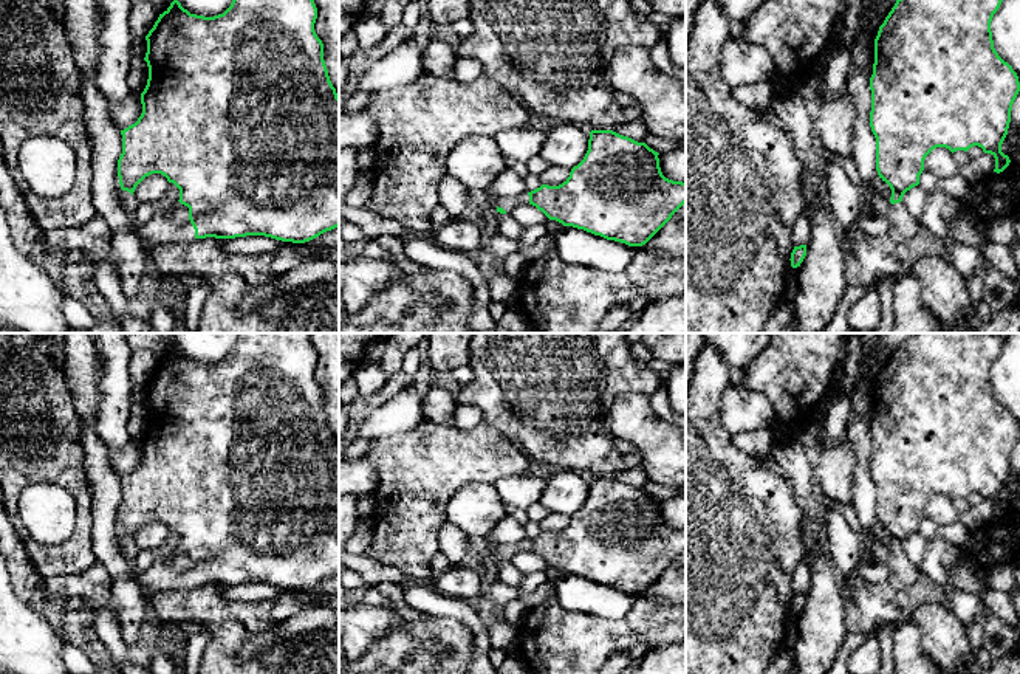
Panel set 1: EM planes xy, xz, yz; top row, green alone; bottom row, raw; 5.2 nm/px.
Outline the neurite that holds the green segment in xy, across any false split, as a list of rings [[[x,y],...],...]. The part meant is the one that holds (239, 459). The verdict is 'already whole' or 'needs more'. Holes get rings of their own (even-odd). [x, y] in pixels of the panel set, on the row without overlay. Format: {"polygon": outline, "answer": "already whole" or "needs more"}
{"polygon": [[[238,333],[231,353],[218,363],[190,361],[175,347],[159,361],[145,383],[149,426],[141,440],[142,460],[138,468],[121,477],[122,500],[118,507],[118,524],[122,538],[133,542],[136,533],[152,521],[161,521],[180,536],[180,547],[161,558],[144,573],[136,575],[142,595],[149,600],[161,590],[195,586],[235,586],[265,583],[282,589],[305,590],[339,573],[339,443],[323,407],[323,390],[314,378],[317,355],[310,333]]], "answer": "needs more"}

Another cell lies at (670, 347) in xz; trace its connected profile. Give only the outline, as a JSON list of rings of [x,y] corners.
[[[644,333],[642,344],[656,359],[686,364],[686,333]]]

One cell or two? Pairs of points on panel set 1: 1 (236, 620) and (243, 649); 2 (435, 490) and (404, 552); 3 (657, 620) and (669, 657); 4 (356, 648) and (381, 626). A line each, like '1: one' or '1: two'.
1: two
2: one
3: two
4: one

